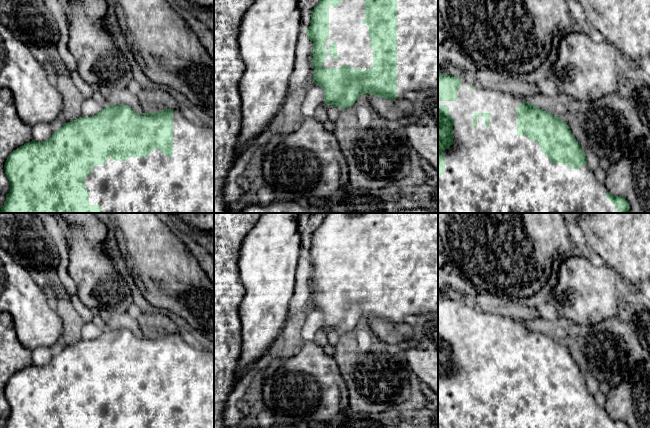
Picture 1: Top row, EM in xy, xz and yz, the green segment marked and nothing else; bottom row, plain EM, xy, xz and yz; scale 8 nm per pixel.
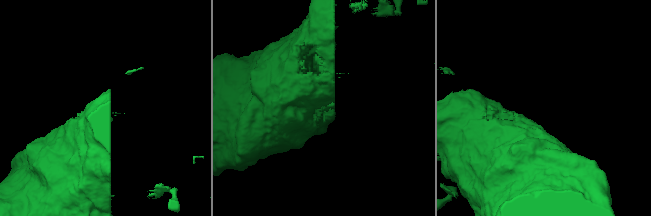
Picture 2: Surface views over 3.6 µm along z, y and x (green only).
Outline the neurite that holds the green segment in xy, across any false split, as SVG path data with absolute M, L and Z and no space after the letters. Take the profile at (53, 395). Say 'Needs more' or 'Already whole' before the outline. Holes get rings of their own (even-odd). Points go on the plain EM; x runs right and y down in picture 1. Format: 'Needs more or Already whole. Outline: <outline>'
Needs more. Outline: M109 329L92 341L79 341L64 347L51 361L42 366L31 365L14 374L4 389L10 415L4 428L214 428L214 354L192 346L179 333L138 338L128 329Z

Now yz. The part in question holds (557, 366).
Needs more. Outline: M438 298L438 428L629 428L622 420L608 416L594 396L587 390L584 374L575 363L569 350L557 339L524 326L513 318L476 312L453 299Z

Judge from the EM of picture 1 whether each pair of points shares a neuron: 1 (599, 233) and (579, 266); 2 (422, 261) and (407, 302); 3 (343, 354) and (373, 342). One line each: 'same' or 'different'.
1: different
2: same
3: same

